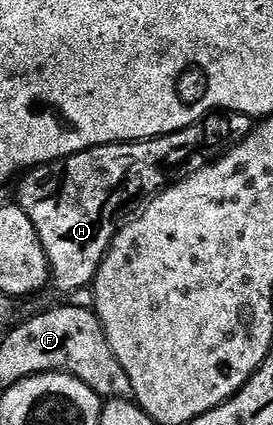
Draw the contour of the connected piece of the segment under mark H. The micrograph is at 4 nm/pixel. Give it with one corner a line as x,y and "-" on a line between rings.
213,113
199,123
157,139
107,143
74,153
57,163
32,168
19,180
18,202
26,217
34,221
34,229
38,229
38,237
46,249
51,286
64,293
91,288
118,230
116,218
120,210
127,203
155,196
173,181
208,166
234,141
248,136
253,126
251,115

